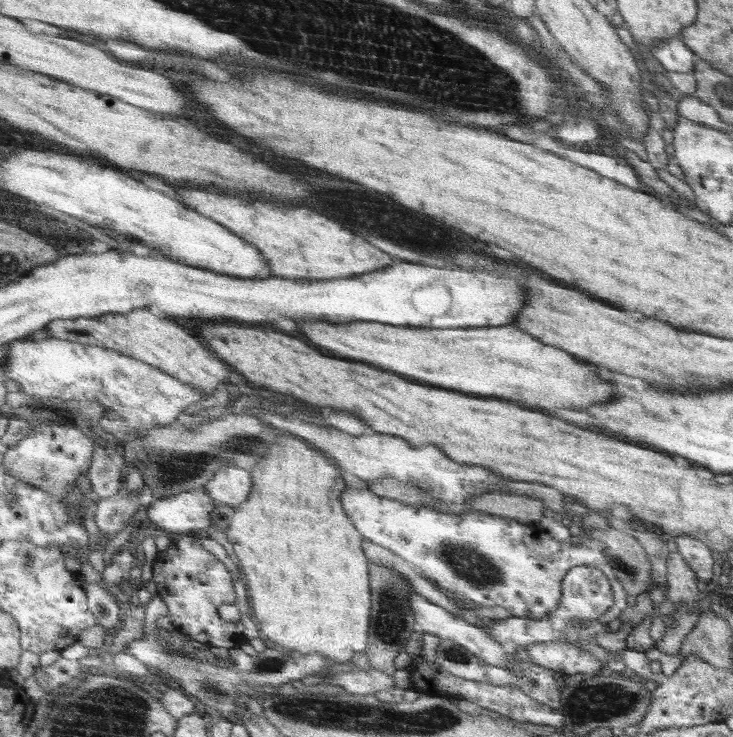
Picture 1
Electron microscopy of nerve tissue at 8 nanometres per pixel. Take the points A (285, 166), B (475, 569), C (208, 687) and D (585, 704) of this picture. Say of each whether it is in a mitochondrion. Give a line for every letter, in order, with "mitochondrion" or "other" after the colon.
A: other
B: mitochondrion
C: mitochondrion
D: mitochondrion

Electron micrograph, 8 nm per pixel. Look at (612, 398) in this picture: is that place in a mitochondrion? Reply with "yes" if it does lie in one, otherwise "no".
no

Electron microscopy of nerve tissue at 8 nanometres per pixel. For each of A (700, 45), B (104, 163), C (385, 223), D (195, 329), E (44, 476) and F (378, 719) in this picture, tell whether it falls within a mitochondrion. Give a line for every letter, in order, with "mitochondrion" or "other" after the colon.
A: other
B: other
C: mitochondrion
D: other
E: mitochondrion
F: mitochondrion

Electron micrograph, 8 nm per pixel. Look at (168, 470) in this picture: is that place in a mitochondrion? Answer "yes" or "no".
yes

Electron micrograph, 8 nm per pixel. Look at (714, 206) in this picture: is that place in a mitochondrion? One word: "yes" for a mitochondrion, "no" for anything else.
no

